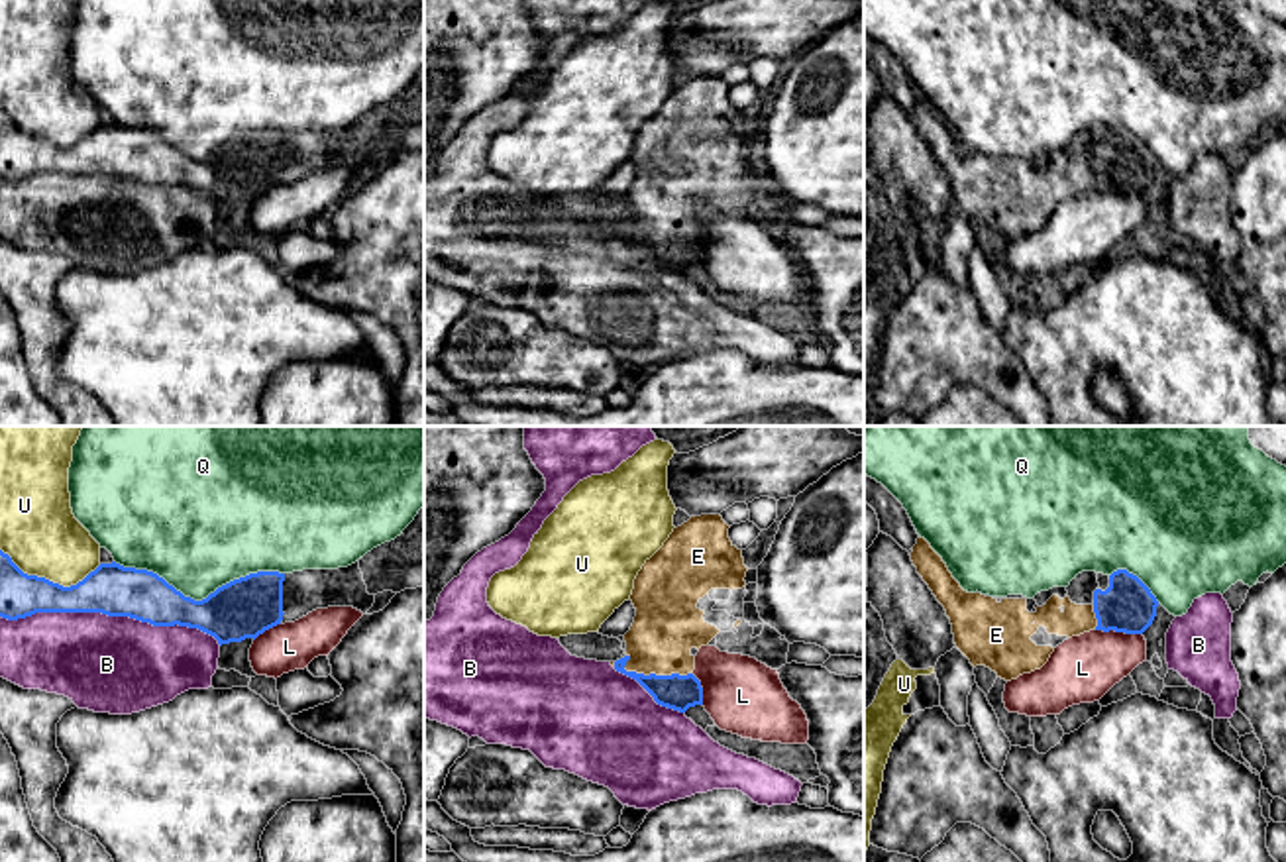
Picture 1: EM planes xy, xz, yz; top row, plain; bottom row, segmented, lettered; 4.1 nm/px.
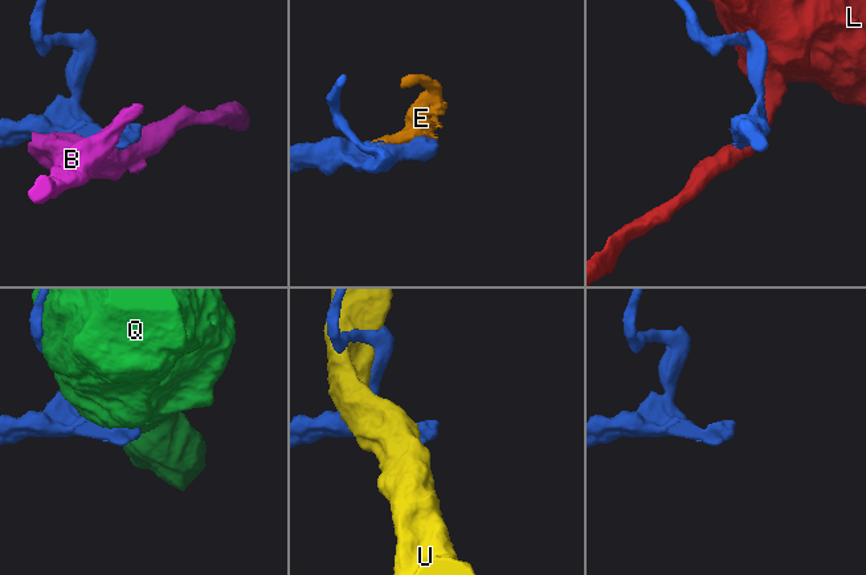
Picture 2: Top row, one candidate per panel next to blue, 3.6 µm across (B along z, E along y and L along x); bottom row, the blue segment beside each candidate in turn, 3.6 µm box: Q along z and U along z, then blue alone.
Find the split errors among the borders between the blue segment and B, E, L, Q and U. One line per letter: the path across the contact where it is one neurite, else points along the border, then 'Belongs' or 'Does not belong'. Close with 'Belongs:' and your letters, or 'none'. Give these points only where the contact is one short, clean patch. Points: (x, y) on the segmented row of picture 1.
B: Does not belong
E: Belongs
L: Boundary: yz (1096, 629), (1141, 635). Does not belong
Q: Does not belong
U: Does not belong
Belongs: E

